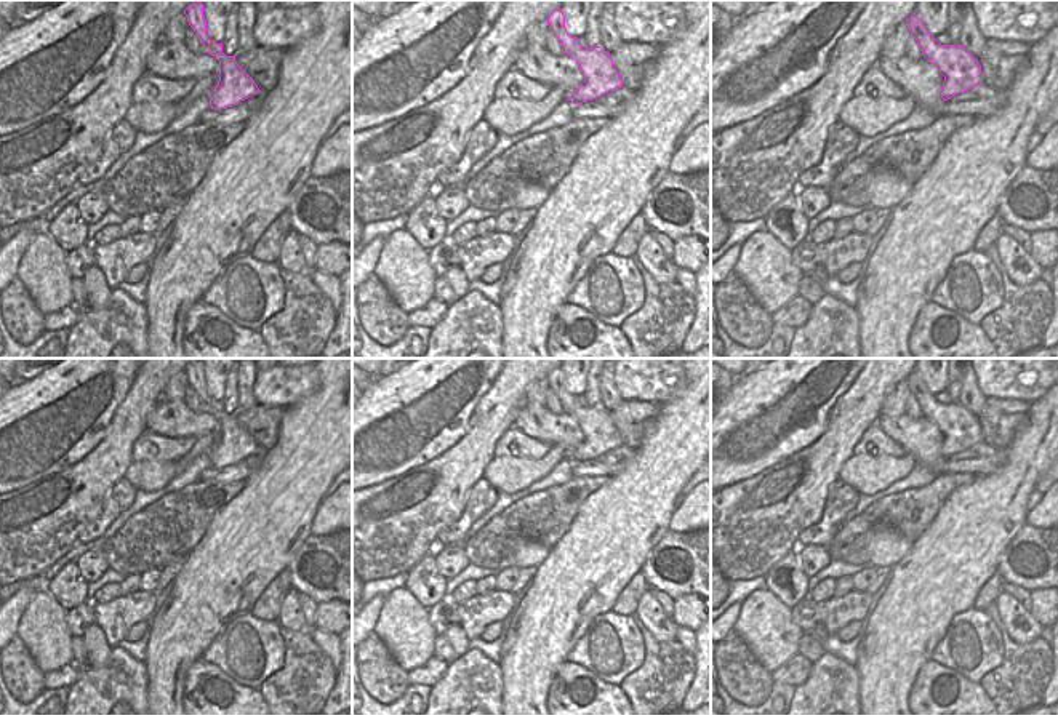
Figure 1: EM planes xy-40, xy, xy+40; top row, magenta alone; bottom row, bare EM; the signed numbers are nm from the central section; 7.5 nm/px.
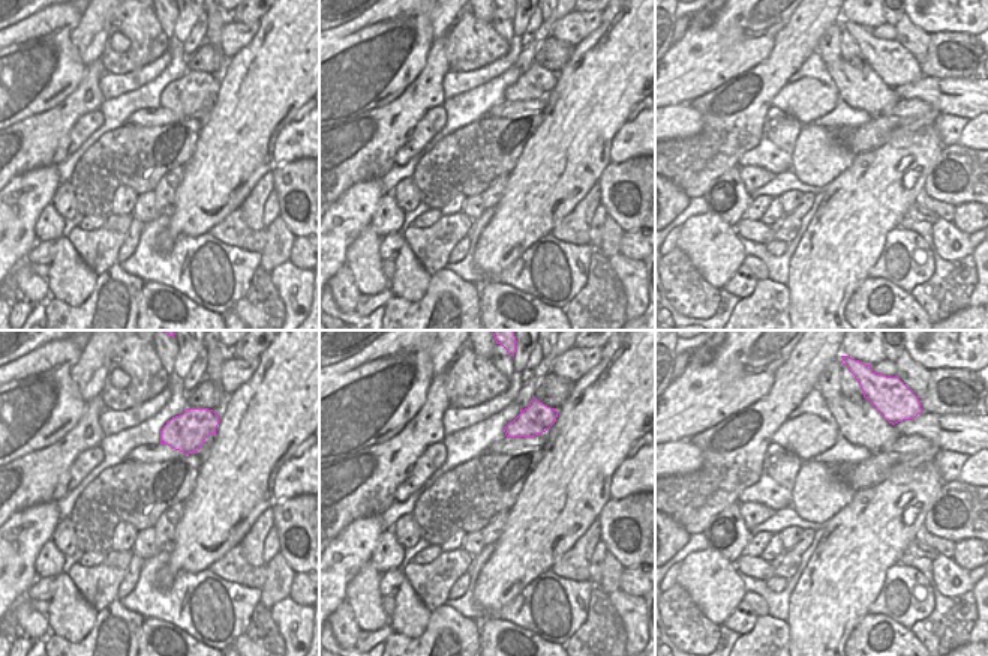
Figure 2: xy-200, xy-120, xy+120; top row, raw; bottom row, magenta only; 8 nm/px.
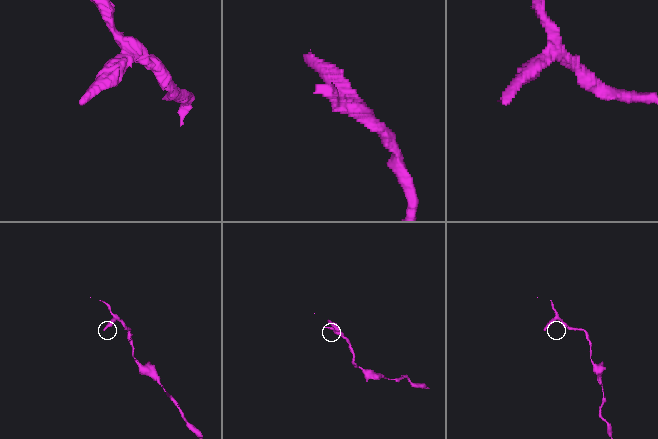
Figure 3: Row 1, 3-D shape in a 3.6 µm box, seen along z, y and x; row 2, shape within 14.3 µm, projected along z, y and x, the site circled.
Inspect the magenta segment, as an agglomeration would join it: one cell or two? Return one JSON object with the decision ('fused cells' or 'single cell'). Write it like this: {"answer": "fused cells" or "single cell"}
{"answer": "fused cells"}

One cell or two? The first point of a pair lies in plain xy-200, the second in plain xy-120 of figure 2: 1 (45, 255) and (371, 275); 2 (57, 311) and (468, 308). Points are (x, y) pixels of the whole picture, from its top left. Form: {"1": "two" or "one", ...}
{"1": "two", "2": "one"}

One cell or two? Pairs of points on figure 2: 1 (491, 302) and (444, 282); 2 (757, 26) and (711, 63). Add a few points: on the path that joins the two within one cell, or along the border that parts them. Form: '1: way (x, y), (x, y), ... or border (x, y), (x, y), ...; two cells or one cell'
1: border (482, 285), (479, 288), (479, 314); two cells
2: way (745, 35), (739, 35), (723, 51); one cell

